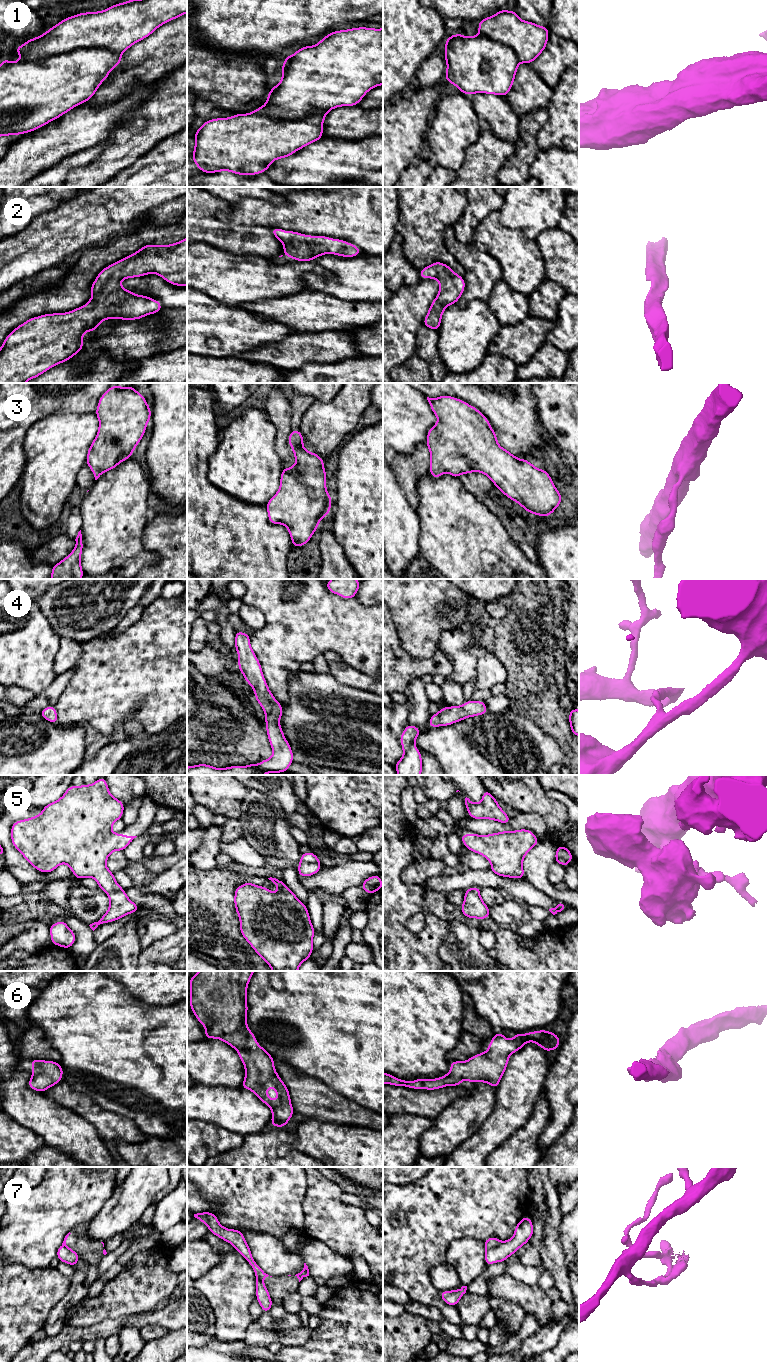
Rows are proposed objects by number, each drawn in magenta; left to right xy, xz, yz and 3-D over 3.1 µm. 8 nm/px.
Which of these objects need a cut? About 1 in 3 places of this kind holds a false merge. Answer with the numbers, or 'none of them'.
1, 7

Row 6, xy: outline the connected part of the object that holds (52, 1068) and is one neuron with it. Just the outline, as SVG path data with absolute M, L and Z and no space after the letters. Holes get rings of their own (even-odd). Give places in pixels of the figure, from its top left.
M32 1059L31 1067L33 1072L28 1086L32 1090L43 1093L62 1081L64 1071L58 1062Z

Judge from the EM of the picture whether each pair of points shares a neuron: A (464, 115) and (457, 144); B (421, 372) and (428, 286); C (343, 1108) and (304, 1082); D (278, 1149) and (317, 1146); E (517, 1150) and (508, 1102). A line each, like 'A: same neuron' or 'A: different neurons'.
A: same neuron
B: different neurons
C: same neuron
D: different neurons
E: different neurons

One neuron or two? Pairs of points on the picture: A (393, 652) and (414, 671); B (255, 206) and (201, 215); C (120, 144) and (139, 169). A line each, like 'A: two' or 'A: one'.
A: one
B: two
C: two

